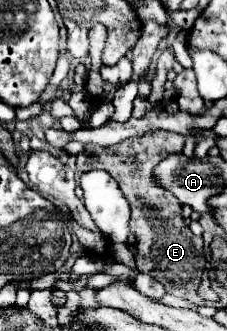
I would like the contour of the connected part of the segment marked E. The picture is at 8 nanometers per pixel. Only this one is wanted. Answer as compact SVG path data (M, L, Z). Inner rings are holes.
M153 132L145 134L141 138L129 138L115 146L107 148L95 148L89 150L89 144L85 146L85 152L77 156L79 170L89 168L103 168L107 170L119 184L121 192L129 200L131 206L131 220L129 220L129 240L127 246L135 254L137 268L143 274L149 274L151 278L159 280L165 290L177 298L185 298L193 302L195 306L205 304L203 298L199 298L197 288L201 286L201 276L205 270L205 254L203 254L203 238L191 234L191 230L183 224L179 202L173 200L173 196L167 190L161 190L161 186L153 186L153 166L165 158L165 154L183 150L185 138L175 132ZM87 152L97 154L95 162L89 162L85 156Z

